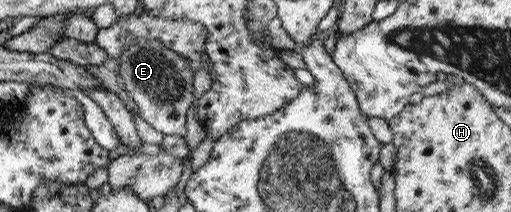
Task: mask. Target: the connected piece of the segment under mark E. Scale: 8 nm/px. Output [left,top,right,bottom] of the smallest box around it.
[115,40,193,137]

